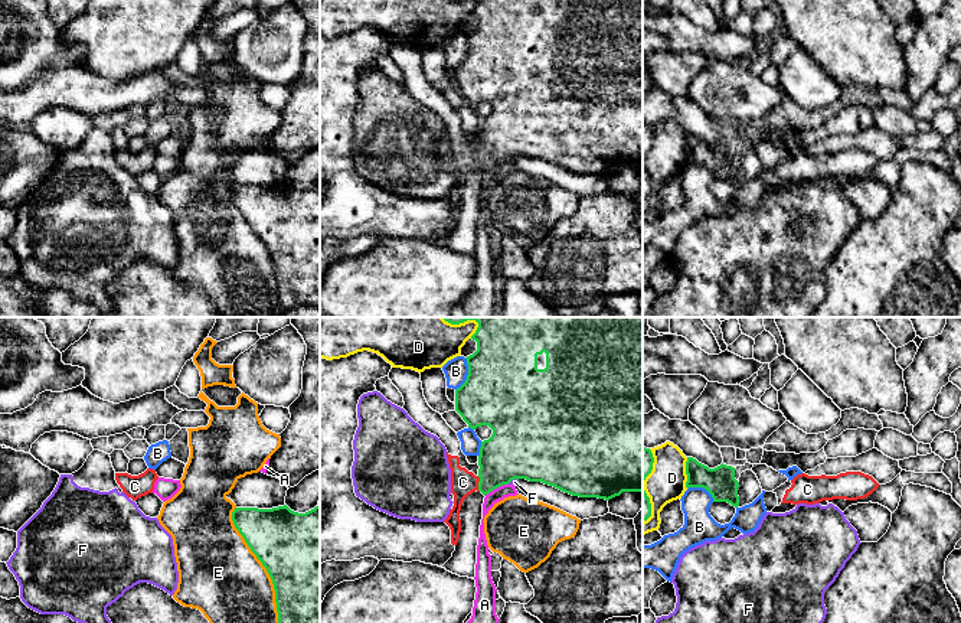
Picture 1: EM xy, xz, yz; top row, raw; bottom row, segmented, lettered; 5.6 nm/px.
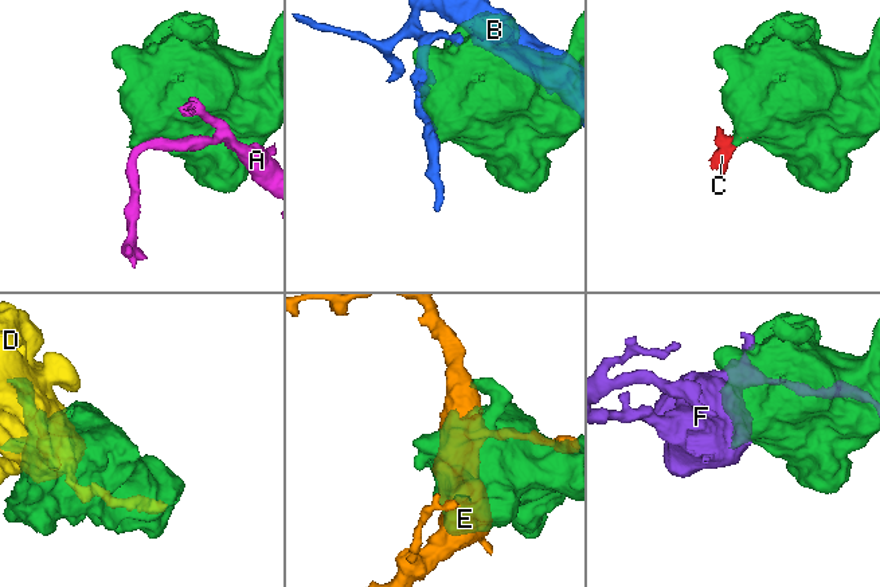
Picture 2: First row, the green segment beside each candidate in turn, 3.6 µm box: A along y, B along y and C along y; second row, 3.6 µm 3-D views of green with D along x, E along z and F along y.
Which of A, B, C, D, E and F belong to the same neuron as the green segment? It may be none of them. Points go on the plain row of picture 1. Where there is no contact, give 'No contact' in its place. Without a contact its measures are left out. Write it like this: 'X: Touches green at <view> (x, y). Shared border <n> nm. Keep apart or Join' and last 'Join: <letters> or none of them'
A: Touches green at xz (496, 165). Shared border 150 nm. Keep apart
B: Touches green at xz (468, 51). Shared border 190 nm. Keep apart
C: Touches green at xz (479, 160). Shared border 90 nm. Join
D: Touches green at yz (686, 150). Shared border 180 nm. Keep apart
E: Touches green at xy (267, 247). Shared border 750 nm. Keep apart
F: Touches green at xz (512, 156). Shared border 70 nm. Keep apart
Join: C

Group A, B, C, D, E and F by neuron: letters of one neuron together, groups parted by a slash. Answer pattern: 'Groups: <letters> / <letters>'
Groups: A / B / C / D / E / F

